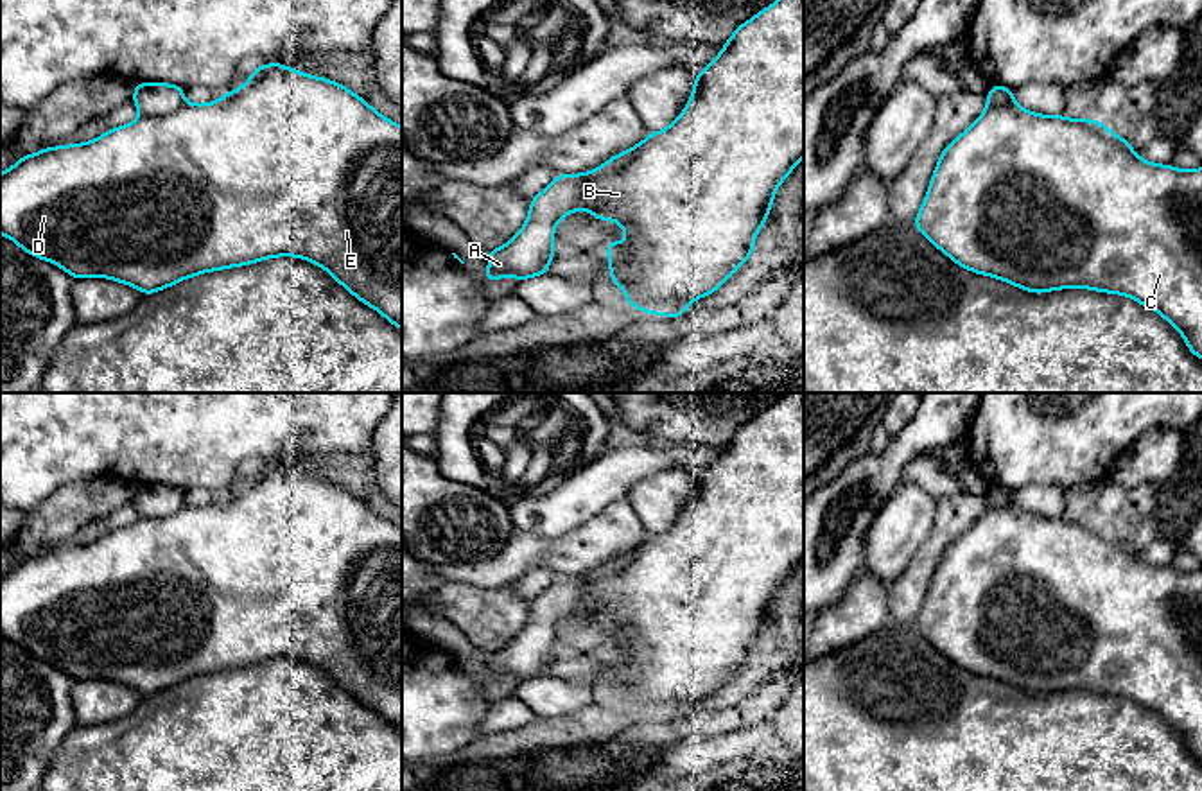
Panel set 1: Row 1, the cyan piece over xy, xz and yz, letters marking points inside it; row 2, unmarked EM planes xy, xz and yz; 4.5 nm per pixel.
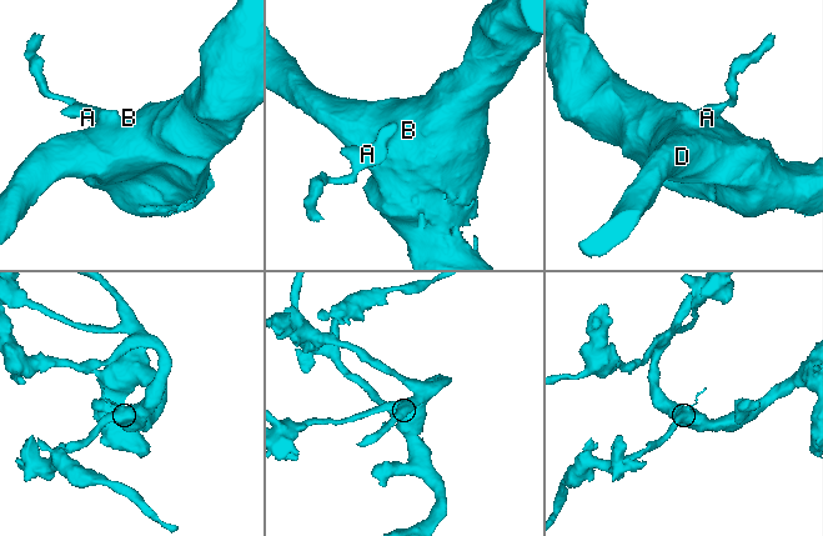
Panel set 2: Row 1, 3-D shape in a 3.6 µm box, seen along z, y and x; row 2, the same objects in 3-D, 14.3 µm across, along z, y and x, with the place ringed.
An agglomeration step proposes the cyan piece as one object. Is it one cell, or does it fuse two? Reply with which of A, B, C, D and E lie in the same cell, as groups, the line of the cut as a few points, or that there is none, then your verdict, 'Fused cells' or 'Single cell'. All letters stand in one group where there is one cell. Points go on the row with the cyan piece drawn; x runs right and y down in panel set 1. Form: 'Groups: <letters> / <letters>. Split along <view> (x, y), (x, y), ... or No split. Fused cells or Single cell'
Groups: A / B C D E. Split along xy (183, 103), (169, 113), (142, 115). Fused cells

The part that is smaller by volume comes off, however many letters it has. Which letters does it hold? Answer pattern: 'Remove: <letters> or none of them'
Remove: A

